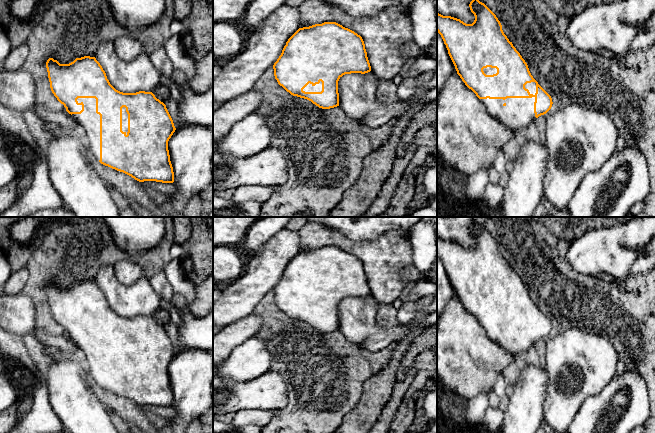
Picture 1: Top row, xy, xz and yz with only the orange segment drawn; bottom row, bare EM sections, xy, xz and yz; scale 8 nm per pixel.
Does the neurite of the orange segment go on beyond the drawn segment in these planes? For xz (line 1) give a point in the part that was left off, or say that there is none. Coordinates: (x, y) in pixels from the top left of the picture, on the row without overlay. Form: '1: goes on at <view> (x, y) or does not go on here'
1: goes on at xz (318, 311)

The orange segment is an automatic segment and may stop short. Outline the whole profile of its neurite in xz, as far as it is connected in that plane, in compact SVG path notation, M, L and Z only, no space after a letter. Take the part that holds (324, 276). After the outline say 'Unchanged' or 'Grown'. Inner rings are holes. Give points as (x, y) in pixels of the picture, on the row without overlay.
M324 246L299 252L286 266L273 293L278 308L291 319L330 333L339 330L339 303L345 298L368 297L371 290L360 259L336 246Z. Grown

